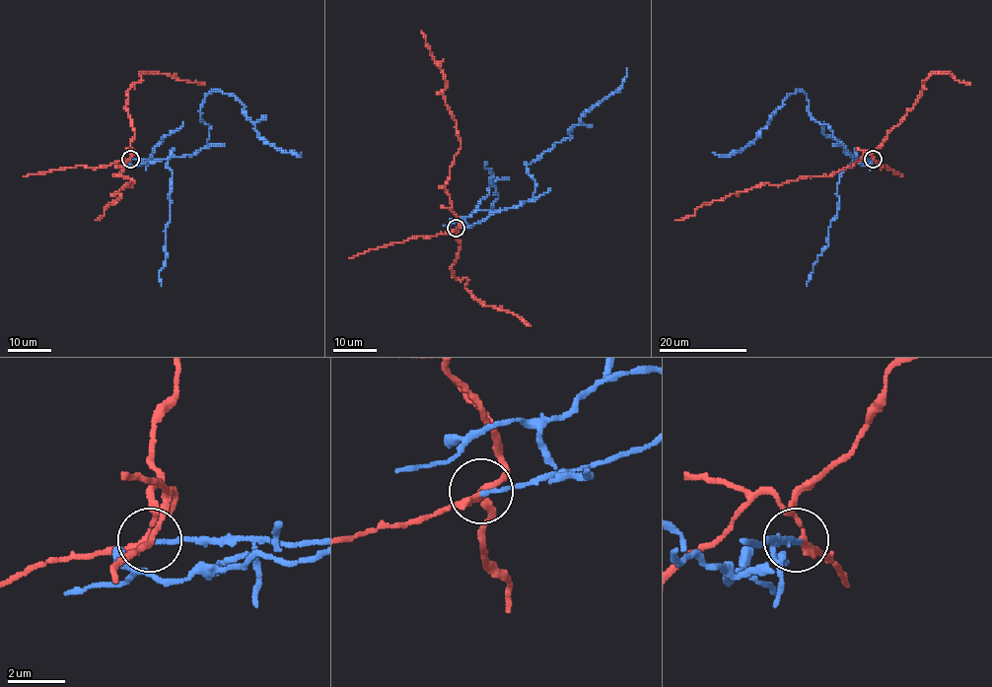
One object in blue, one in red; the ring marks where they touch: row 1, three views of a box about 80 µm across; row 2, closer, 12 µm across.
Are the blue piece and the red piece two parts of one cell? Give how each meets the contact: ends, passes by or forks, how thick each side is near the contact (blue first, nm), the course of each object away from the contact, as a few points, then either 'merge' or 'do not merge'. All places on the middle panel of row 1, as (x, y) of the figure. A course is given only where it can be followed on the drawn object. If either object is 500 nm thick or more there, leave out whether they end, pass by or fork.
blue ends | red passes by | 160/190 nm | blue via (456, 228), (530, 200), (535, 183), (527, 166), (570, 137), (569, 129), (583, 115), (618, 90), (627, 68) | red via (456, 228), (459, 219), (444, 187), (460, 148), (457, 121), (443, 95), (444, 71), (421, 31) | do not merge

